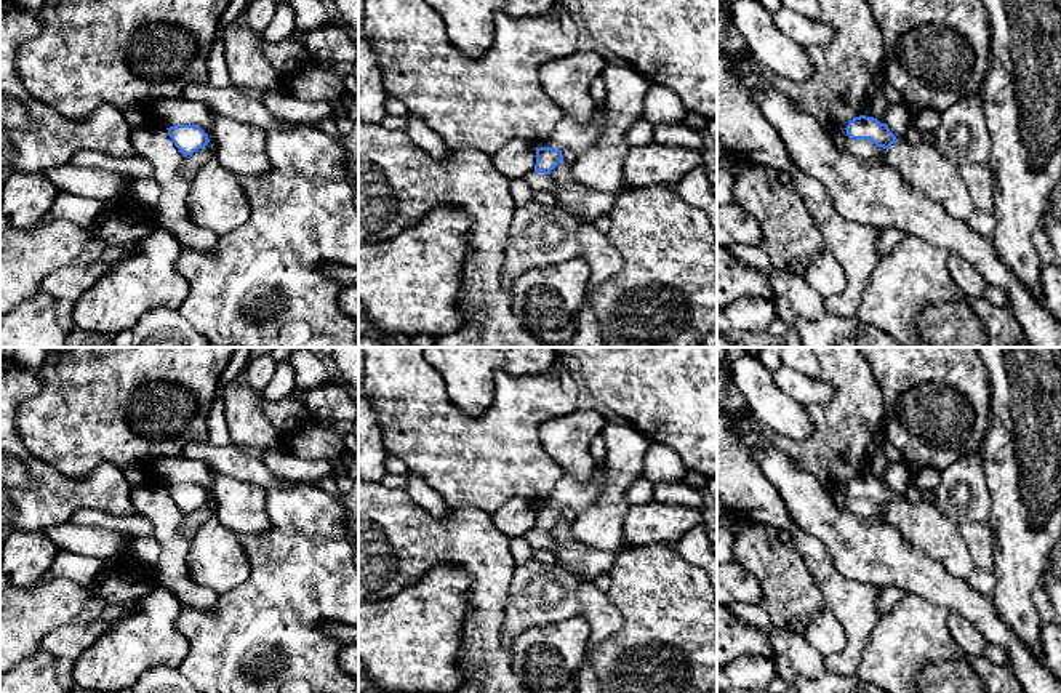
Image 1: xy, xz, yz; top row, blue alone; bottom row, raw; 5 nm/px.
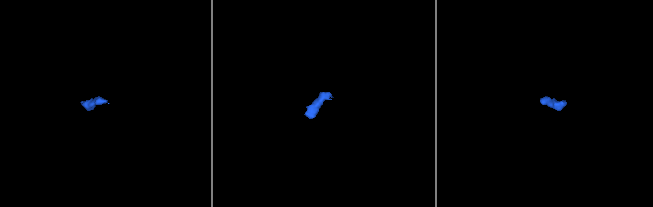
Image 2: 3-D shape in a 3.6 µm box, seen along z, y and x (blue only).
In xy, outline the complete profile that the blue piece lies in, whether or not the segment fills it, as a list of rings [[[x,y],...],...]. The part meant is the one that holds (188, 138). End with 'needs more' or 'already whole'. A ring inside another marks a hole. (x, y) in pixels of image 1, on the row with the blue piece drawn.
[[[176,125],[166,128],[179,152],[187,157],[208,146],[208,134],[197,125]]]; already whole

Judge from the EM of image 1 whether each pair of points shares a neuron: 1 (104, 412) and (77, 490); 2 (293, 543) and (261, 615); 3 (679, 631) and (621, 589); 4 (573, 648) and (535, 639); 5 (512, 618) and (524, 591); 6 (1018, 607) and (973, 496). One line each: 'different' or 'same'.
1: different
2: same
3: same
4: same
5: different
6: different

